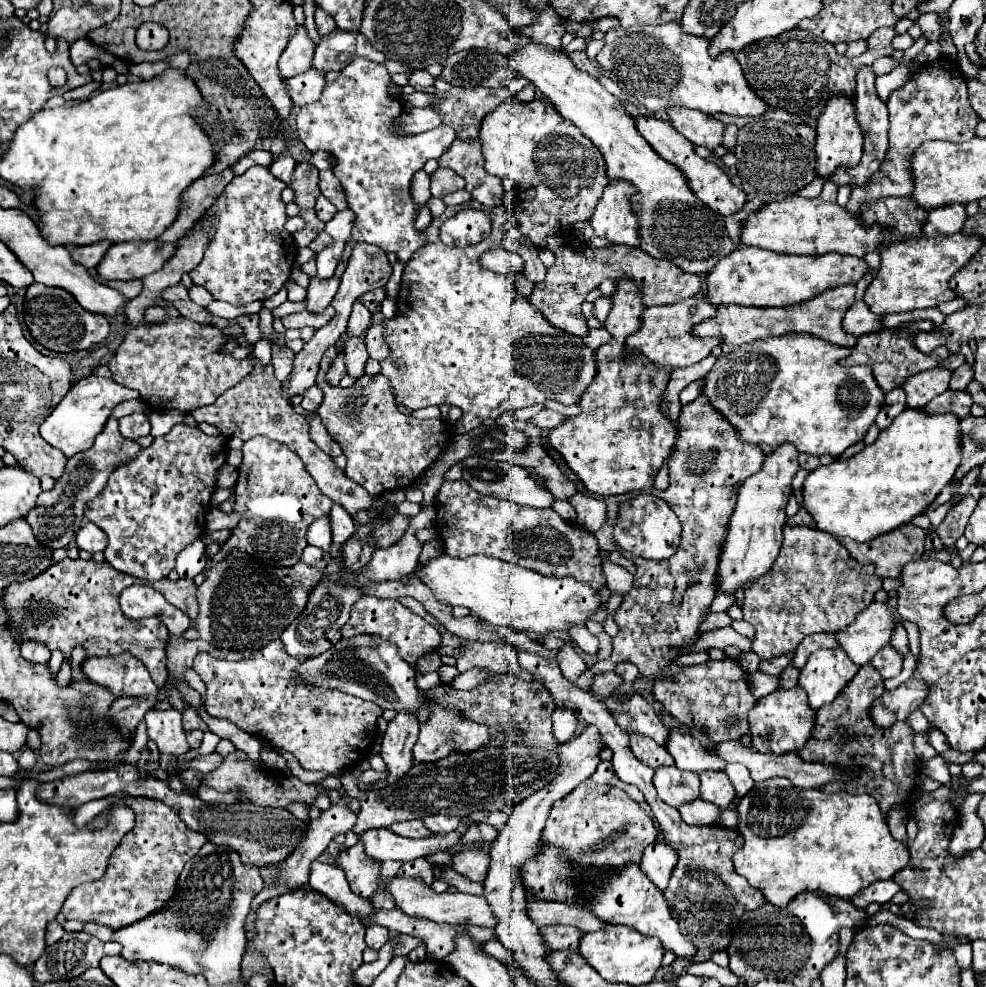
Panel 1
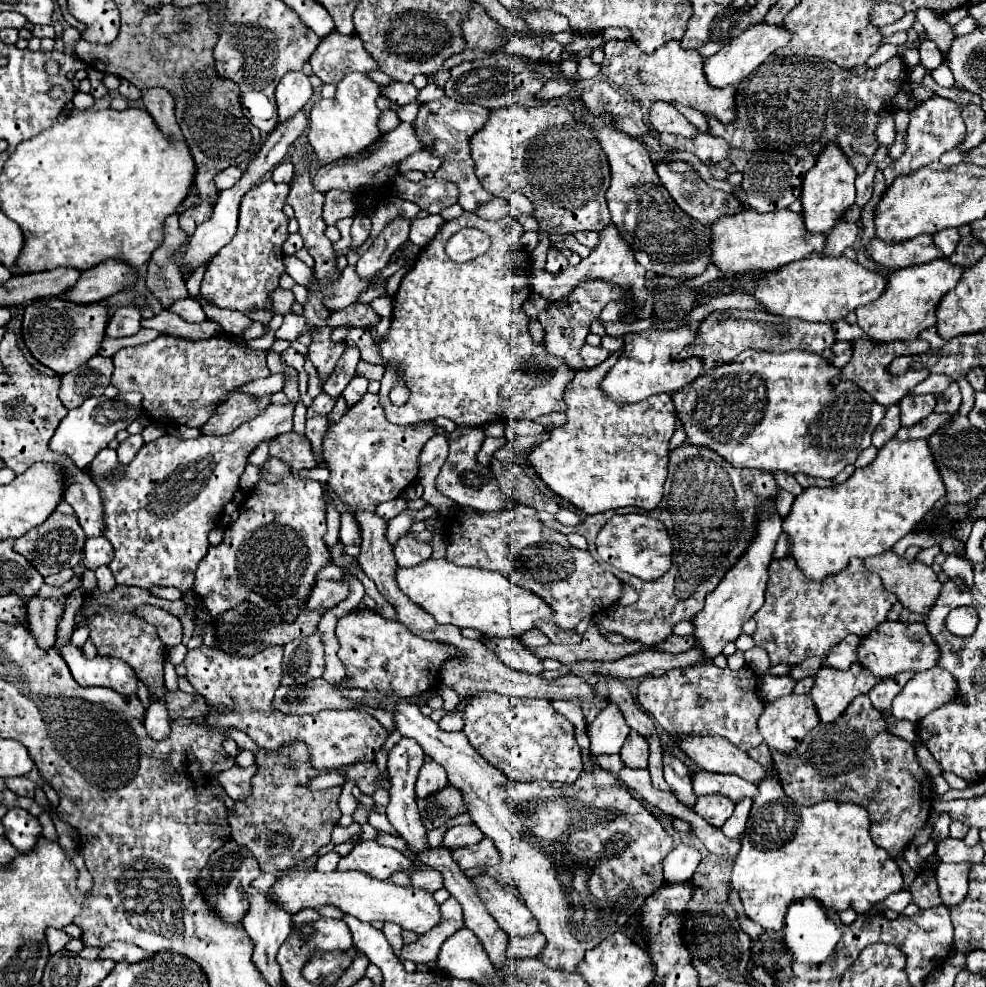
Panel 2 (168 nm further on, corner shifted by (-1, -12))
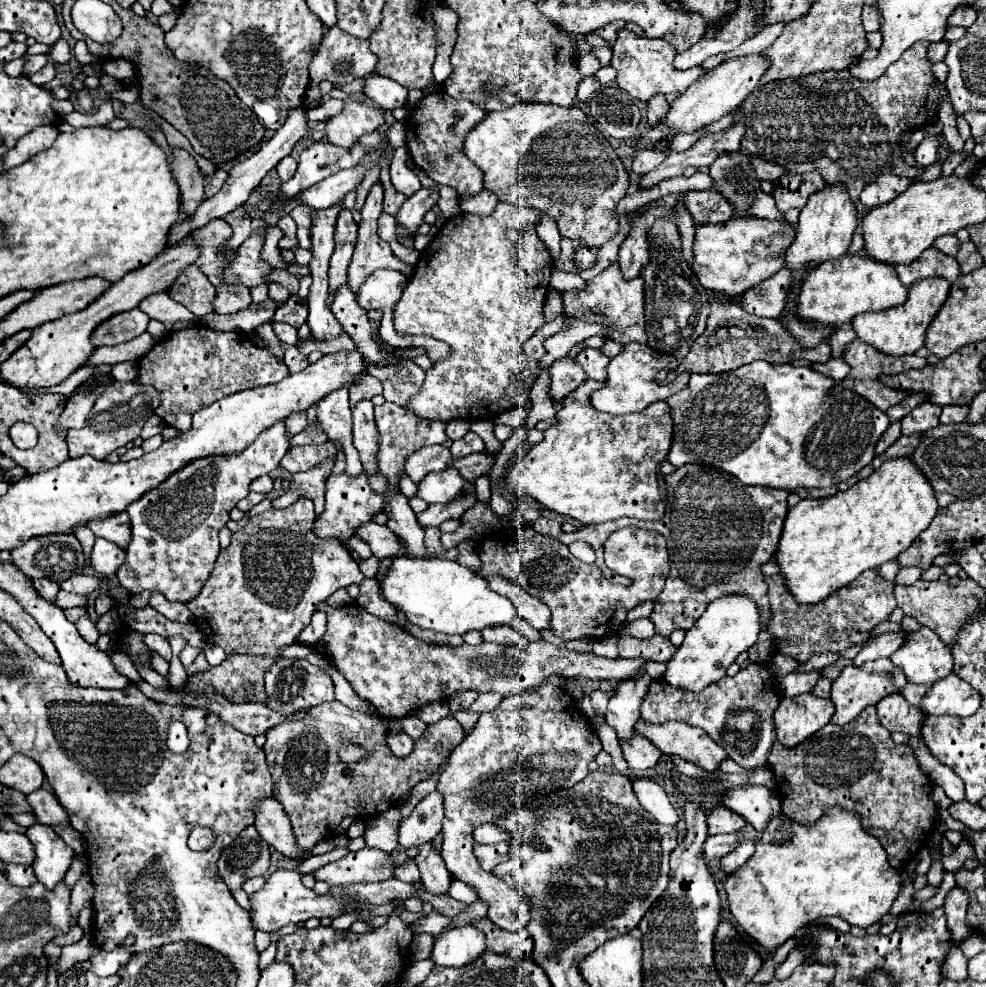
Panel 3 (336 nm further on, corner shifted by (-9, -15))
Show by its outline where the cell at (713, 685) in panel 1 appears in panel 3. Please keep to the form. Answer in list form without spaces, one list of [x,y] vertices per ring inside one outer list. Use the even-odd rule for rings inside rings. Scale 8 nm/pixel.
[[[750,664],[742,668],[734,678],[724,676],[716,684],[708,686],[700,694],[676,690],[660,680],[650,684],[650,692],[642,704],[642,720],[652,724],[664,724],[668,720],[684,722],[702,728],[726,754],[746,770],[768,764],[768,752],[776,740],[772,714],[780,704],[780,694],[770,682],[772,674],[764,664]]]

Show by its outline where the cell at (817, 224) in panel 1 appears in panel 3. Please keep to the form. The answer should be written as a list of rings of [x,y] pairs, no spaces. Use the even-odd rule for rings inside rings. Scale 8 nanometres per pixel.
[[[732,218],[724,224],[702,224],[696,226],[694,234],[694,260],[692,272],[698,282],[716,294],[742,296],[762,280],[774,276],[784,268],[784,254],[794,238],[794,228],[786,222],[764,220],[764,218]]]

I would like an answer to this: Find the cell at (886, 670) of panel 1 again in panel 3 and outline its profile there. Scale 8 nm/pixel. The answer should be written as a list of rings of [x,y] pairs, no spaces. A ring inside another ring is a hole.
[[[894,692],[876,704],[880,724],[890,732],[904,732],[908,736],[918,736],[922,726],[922,712],[908,704],[902,694]]]

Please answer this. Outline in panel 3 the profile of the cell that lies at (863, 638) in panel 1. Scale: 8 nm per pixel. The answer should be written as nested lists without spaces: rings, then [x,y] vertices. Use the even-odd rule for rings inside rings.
[[[922,626],[908,634],[906,644],[892,654],[892,662],[900,666],[914,684],[934,684],[952,672],[952,652],[936,632]]]

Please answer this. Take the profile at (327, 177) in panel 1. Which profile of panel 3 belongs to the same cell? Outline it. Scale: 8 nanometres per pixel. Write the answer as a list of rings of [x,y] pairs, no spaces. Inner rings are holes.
[[[342,210],[336,220],[336,244],[354,244],[358,236],[358,224],[354,222],[350,210]]]

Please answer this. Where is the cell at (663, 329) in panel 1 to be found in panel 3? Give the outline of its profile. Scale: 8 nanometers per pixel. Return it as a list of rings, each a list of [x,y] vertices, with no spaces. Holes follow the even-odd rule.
[[[628,342],[622,348],[622,352],[610,360],[606,382],[600,390],[592,392],[590,402],[600,412],[632,414],[632,412],[642,412],[652,402],[666,400],[672,394],[672,388],[668,384],[664,384],[668,372],[672,372],[672,368],[668,366],[670,360],[672,360],[672,356],[660,354],[646,344]]]

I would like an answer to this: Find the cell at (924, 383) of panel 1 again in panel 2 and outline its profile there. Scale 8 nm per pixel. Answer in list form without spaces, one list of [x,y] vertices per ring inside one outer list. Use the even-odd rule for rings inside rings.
[[[906,395],[900,401],[902,409],[902,425],[916,425],[924,417],[928,417],[936,407],[936,395]]]

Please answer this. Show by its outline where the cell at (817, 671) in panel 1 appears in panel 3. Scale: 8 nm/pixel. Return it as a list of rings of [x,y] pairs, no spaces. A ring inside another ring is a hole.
[[[880,658],[874,662],[862,664],[862,666],[846,666],[832,684],[832,696],[830,698],[836,706],[836,712],[834,712],[830,722],[836,726],[844,726],[844,724],[852,722],[854,718],[858,718],[858,714],[864,708],[876,706],[884,696],[888,696],[892,692],[900,692],[906,684],[908,684],[908,680],[906,680],[904,672],[900,672],[900,668],[896,668],[890,658]]]

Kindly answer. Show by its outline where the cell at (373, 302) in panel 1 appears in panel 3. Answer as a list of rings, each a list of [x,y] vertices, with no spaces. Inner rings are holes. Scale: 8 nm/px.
[[[291,295],[286,304],[282,304],[272,322],[286,322],[286,324],[294,324],[294,326],[300,326],[302,322],[306,322],[308,317],[308,305],[298,295]]]

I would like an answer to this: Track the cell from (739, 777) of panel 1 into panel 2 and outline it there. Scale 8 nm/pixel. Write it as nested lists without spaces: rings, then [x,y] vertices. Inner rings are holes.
[[[744,797],[744,801],[738,801],[738,803],[736,803],[736,809],[734,809],[732,817],[722,825],[722,831],[724,831],[728,837],[740,837],[740,833],[742,833],[744,827],[746,827],[746,821],[748,821],[750,805],[752,805],[752,799],[750,799],[750,797]]]

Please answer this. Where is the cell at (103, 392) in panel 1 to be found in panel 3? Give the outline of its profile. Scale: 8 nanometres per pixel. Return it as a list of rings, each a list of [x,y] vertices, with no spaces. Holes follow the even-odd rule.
[[[114,380],[112,388],[108,388],[108,392],[104,392],[104,396],[100,396],[100,400],[96,400],[96,404],[92,406],[86,426],[82,430],[68,430],[66,434],[68,456],[80,458],[84,454],[92,454],[94,458],[102,460],[106,454],[114,452],[116,448],[136,440],[140,436],[144,422],[154,414],[158,406],[160,406],[160,392],[154,386]]]

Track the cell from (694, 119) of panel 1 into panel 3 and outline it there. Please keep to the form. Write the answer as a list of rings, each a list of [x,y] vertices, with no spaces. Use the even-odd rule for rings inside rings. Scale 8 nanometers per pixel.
[[[652,96],[652,100],[646,102],[646,120],[650,126],[656,126],[662,116],[668,112],[668,102],[664,96]]]

